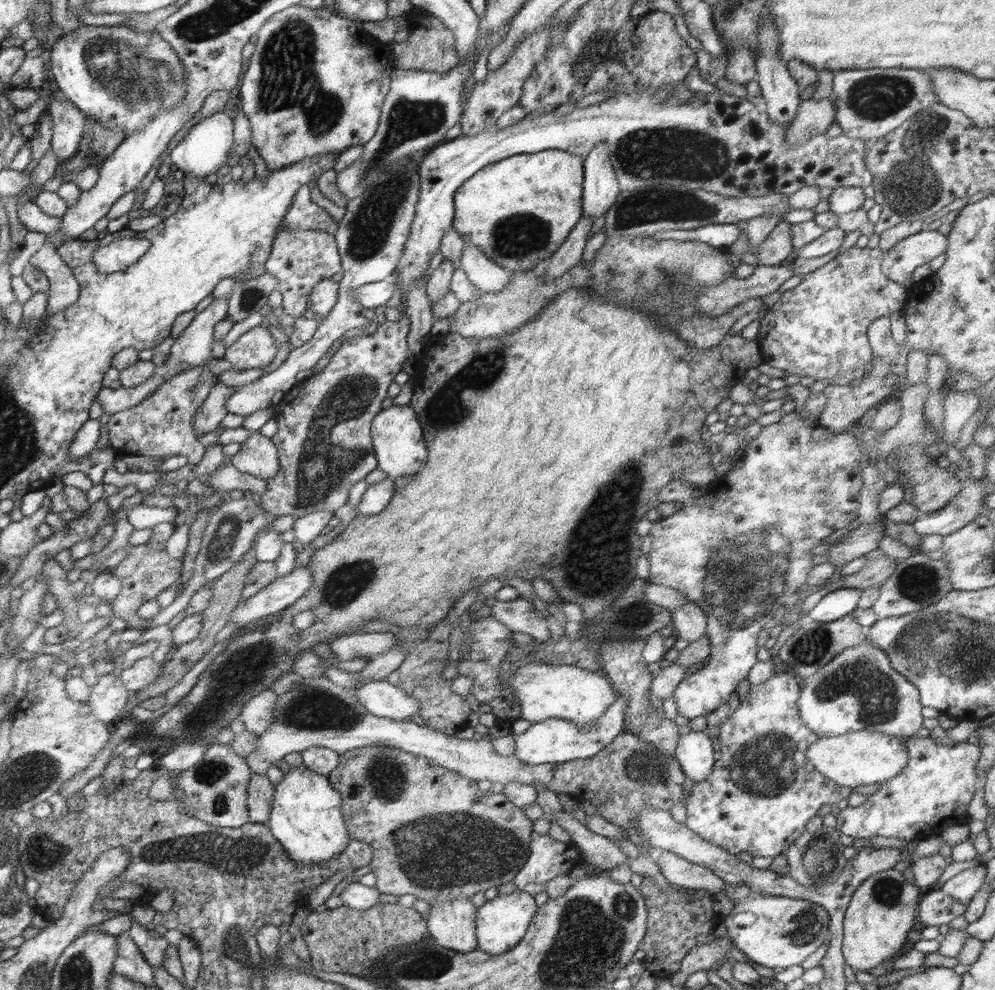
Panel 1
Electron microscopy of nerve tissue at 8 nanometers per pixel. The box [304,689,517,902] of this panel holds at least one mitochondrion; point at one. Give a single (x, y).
(384, 772)

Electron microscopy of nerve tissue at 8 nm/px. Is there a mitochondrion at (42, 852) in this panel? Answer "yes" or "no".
yes

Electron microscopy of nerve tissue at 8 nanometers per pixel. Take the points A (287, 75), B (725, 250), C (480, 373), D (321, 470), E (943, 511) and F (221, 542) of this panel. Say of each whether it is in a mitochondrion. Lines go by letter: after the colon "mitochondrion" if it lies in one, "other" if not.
A: mitochondrion
B: other
C: mitochondrion
D: mitochondrion
E: other
F: mitochondrion

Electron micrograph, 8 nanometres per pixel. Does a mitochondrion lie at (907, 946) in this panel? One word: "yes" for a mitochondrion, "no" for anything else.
no

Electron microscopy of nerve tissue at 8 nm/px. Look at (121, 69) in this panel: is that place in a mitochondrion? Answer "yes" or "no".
yes

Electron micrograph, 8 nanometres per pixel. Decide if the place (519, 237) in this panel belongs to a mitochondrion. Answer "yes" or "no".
yes

